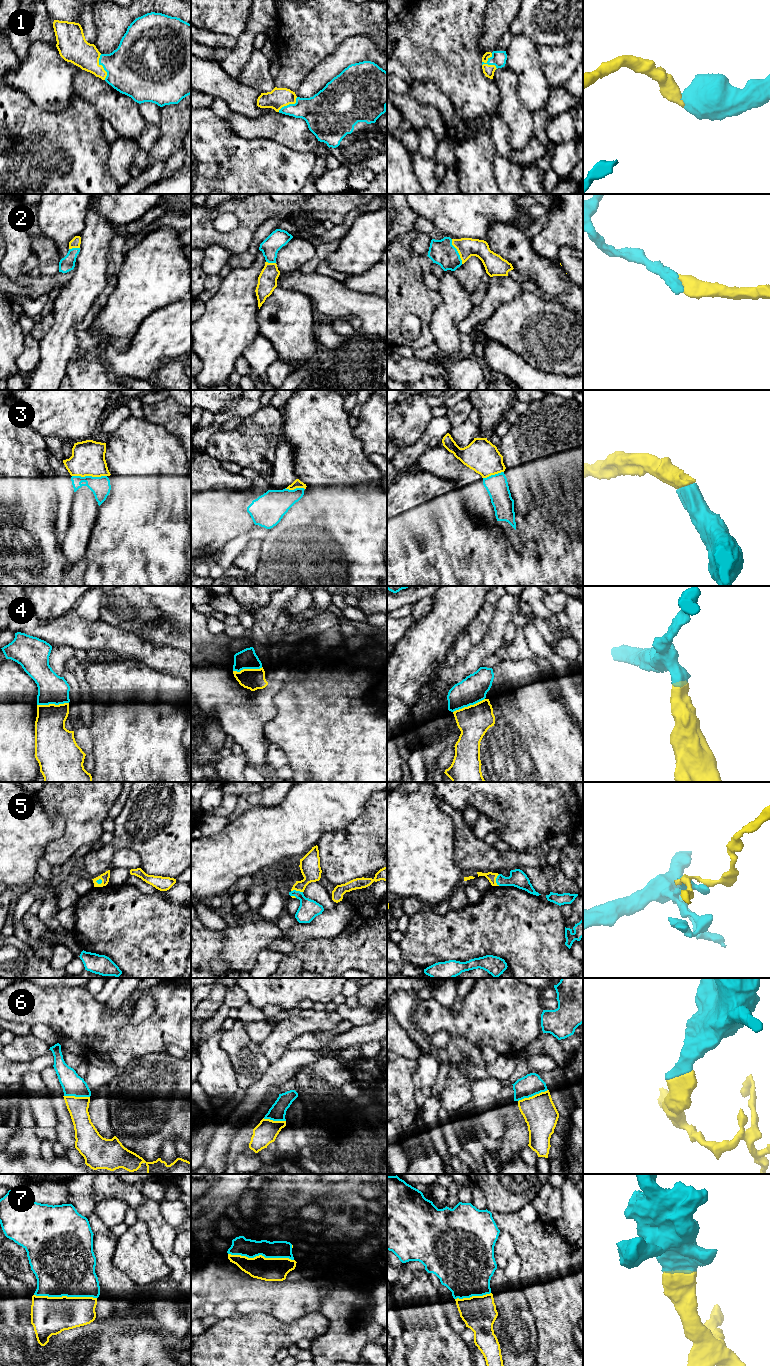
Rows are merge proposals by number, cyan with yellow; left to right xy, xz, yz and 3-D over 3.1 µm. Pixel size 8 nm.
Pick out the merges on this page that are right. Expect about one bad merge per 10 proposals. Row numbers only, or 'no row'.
1, 2, 3, 4, 5, 6, 7

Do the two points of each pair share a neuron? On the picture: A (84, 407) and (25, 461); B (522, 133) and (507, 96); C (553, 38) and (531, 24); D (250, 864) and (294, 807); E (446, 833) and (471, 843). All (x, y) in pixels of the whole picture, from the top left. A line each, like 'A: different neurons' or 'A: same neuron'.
A: different neurons
B: same neuron
C: same neuron
D: same neuron
E: different neurons

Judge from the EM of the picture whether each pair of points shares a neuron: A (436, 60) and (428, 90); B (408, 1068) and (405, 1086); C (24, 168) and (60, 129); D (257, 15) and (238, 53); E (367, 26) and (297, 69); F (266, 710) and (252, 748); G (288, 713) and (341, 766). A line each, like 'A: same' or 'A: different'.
A: different
B: same
C: same
D: same
E: same
F: same
G: same

